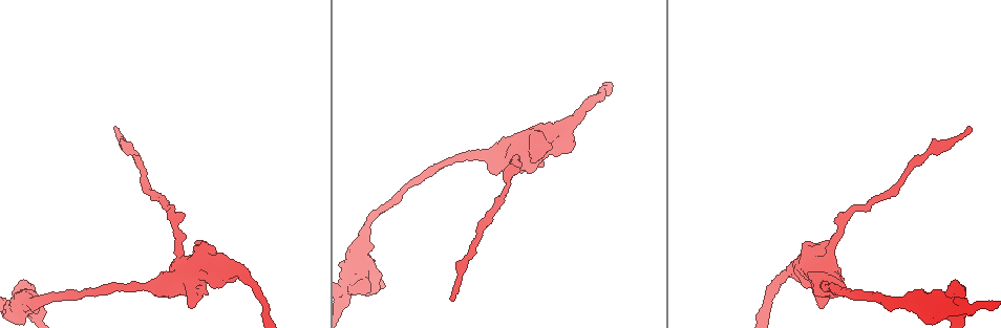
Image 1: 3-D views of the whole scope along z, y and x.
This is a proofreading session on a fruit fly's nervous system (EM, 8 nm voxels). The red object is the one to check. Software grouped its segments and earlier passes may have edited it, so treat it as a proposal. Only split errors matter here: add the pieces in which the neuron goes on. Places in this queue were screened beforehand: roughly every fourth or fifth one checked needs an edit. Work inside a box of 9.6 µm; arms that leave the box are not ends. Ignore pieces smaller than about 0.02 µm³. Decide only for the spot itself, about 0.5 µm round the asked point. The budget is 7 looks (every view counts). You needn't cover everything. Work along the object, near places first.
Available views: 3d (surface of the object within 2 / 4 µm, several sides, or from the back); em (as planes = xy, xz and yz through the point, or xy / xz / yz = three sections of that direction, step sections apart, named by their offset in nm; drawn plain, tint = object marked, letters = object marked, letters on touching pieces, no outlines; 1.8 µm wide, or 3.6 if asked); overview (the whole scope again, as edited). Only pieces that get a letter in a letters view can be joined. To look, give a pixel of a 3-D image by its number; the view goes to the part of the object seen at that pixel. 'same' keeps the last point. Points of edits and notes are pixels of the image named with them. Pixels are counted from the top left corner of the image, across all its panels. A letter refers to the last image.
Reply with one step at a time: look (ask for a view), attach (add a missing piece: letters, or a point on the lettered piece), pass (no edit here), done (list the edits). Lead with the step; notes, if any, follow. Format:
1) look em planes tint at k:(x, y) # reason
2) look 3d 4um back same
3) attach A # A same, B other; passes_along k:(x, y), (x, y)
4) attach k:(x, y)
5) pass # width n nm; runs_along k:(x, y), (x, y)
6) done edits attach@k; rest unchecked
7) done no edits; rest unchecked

look 3d 2um back at 1:(354, 293) # free end

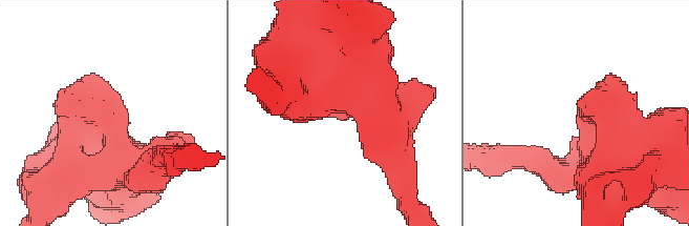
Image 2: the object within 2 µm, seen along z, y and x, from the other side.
look em planes plain at 2:(346, 117) # arm_widths 300, 460 nm

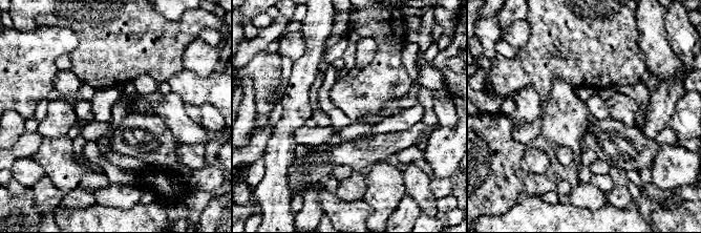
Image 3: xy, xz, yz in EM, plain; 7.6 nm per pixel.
look em planes letters same

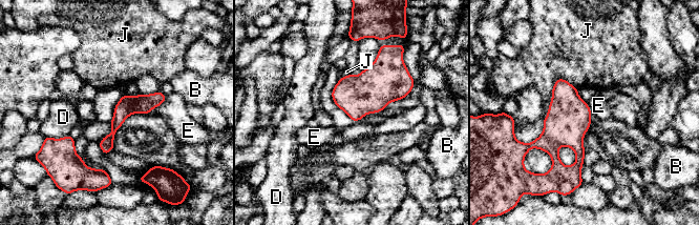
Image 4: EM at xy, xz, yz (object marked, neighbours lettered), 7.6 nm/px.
pass # B other, D other, E other, J other; border 4:(167, 96), (162, 103), (148, 113); none of them fits

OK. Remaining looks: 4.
look 3d 2um at 1:(449, 299) # thin end

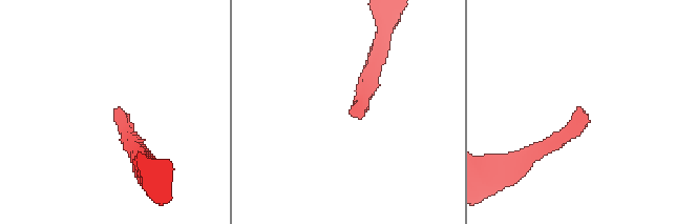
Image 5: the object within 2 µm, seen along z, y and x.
look em planes letters at 5:(351, 107) # now the EM

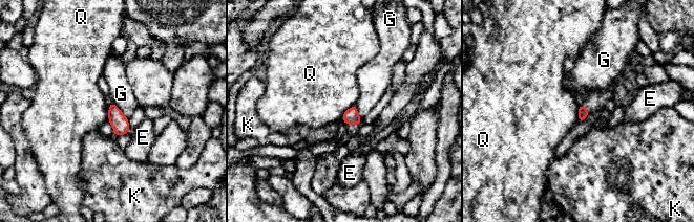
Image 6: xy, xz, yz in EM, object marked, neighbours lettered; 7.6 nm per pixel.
pass # E other, G other, K other, Q other; none of them fits

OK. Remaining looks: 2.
look em planes letters at 1:(823, 306) # thick end

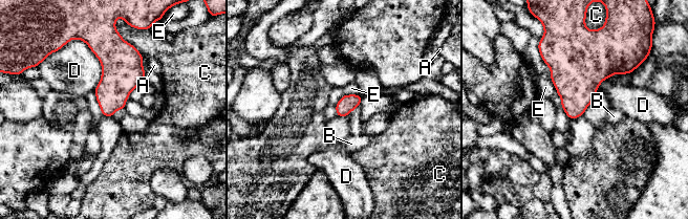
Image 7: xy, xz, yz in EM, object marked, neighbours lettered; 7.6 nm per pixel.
pass # A other, B other, C other, D other, E other; border 7:(343, 93), (359, 94); none of them fits

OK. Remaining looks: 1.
done no edits; rest unchecked

